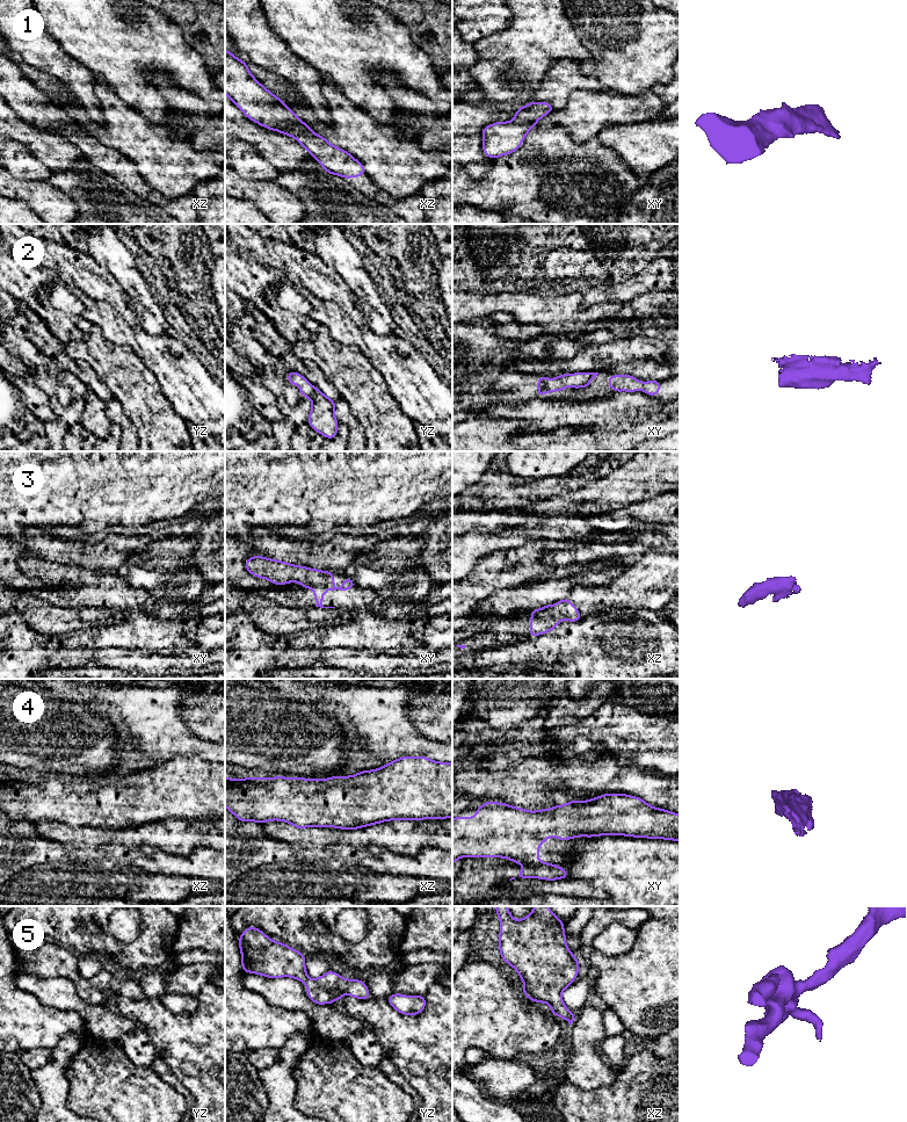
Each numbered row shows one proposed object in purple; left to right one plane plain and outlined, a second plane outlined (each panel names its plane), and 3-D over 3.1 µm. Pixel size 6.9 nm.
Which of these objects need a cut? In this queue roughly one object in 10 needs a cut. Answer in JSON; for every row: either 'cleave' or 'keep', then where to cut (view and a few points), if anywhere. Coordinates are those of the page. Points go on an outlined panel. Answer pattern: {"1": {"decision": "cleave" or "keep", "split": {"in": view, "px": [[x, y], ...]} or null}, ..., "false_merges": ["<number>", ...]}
{"1": {"decision": "keep", "split": null}, "2": {"decision": "keep", "split": null}, "3": {"decision": "keep", "split": null}, "4": {"decision": "keep", "split": null}, "5": {"decision": "keep", "split": null}, "false_merges": []}

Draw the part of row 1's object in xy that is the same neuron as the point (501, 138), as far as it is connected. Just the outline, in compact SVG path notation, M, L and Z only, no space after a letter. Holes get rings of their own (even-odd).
M530 102L515 111L513 121L498 122L485 126L481 131L484 137L482 151L491 158L510 154L521 147L525 135L537 122L554 110L547 102Z

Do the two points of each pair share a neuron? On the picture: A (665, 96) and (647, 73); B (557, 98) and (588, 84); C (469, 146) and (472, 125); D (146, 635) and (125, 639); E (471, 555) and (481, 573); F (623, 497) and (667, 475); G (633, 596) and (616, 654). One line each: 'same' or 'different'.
A: different
B: same
C: different
D: same
E: different
F: same
G: different

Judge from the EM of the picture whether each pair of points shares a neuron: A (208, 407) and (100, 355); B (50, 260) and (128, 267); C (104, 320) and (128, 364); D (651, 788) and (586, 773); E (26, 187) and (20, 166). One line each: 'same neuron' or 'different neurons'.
A: different neurons
B: different neurons
C: different neurons
D: same neuron
E: different neurons

